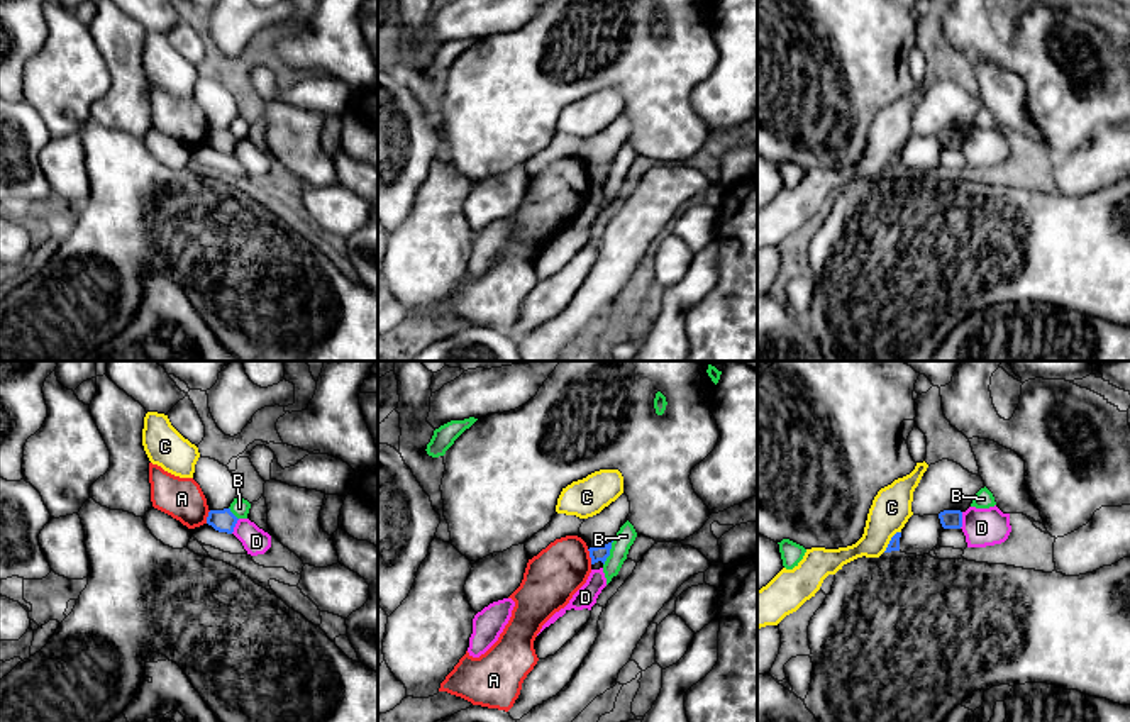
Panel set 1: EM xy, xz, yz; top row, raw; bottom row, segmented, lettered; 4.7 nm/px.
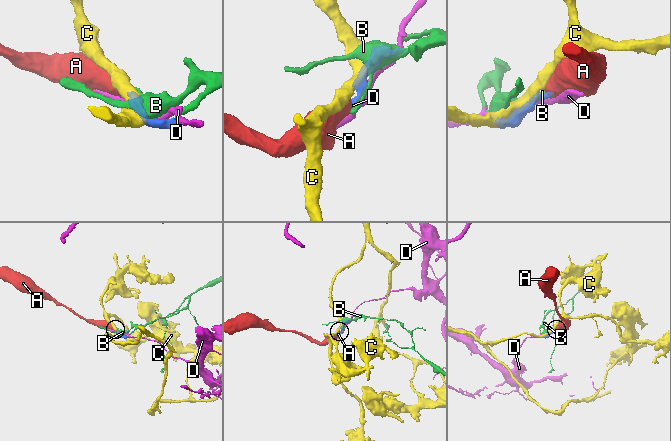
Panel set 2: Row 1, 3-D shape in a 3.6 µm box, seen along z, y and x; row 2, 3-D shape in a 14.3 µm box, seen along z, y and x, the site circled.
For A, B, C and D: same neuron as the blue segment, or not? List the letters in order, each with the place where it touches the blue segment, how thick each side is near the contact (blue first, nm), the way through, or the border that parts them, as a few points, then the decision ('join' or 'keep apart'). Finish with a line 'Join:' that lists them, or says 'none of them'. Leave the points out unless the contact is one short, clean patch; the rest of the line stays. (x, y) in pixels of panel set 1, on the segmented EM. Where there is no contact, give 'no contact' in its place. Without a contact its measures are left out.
A: contact xz (590, 556); calibres 80 and 260 nm; border xz (587, 549), (592, 563); keep apart
B: contact xz (609, 553); calibres 80 and 90 nm; keep apart
C: contact yz (890, 541); calibres 50 and 190 nm; keep apart
D: contact yz (961, 521); calibres 100 and 180 nm; border yz (963, 512), (963, 524), (959, 527); keep apart
Join: none of them

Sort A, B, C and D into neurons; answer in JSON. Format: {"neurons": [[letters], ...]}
{"neurons": [["A", "C"], ["B"], ["D"]]}

